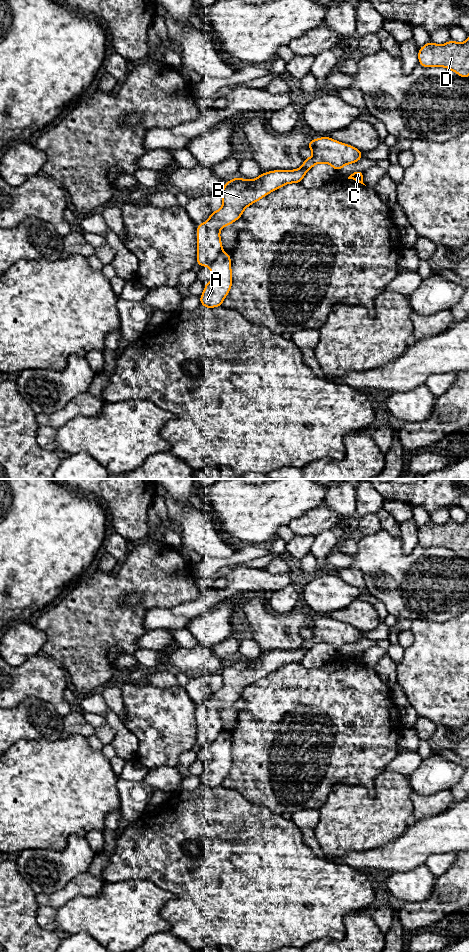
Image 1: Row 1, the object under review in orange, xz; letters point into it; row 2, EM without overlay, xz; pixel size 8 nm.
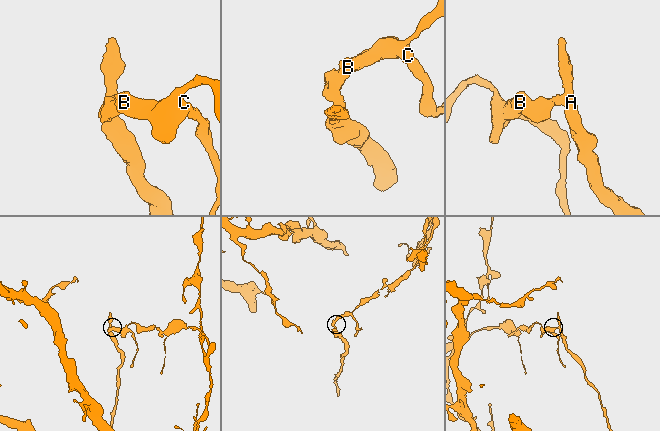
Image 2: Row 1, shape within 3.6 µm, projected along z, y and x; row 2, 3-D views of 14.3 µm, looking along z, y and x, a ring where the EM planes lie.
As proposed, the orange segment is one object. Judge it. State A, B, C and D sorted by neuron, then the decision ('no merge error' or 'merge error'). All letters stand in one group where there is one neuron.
A / B C D; merge error

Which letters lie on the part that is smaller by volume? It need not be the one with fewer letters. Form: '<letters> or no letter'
A

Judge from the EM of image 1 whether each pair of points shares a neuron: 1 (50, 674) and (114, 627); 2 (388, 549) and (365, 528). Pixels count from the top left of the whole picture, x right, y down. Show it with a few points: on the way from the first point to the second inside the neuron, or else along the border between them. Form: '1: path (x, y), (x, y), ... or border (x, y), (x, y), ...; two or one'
1: border (41, 653), (59, 663), (67, 674), (70, 686); two
2: border (381, 529), (363, 536); two

